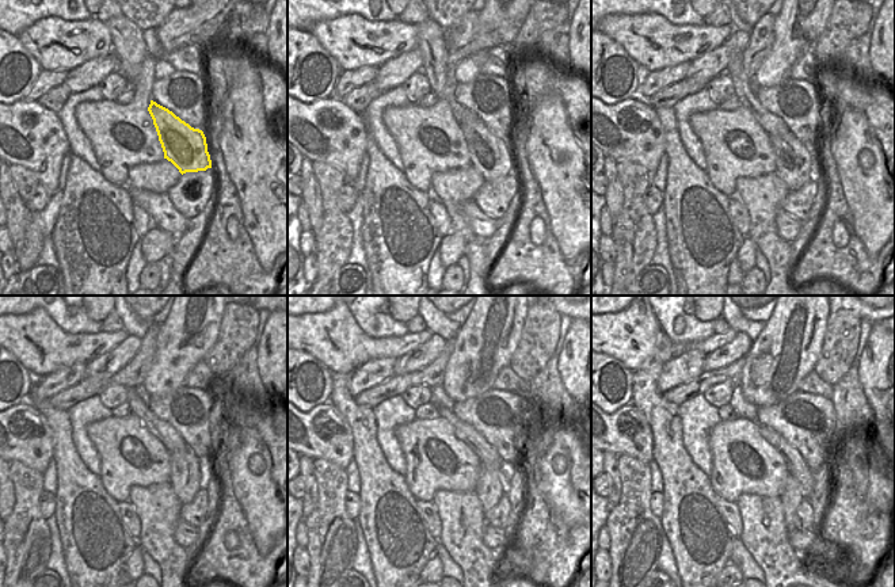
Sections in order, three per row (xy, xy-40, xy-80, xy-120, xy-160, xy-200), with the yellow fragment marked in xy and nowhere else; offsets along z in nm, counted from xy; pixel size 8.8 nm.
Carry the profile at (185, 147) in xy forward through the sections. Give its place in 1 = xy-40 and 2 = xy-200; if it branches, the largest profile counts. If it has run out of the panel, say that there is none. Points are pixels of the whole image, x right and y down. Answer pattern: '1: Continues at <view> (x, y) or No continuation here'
1: Continues at xy-40 (490, 156)
2: Continues at xy-200 (791, 498).

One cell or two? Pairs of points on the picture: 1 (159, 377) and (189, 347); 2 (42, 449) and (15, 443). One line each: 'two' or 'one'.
1: one
2: one

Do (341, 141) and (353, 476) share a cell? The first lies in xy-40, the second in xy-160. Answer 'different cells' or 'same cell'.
different cells

